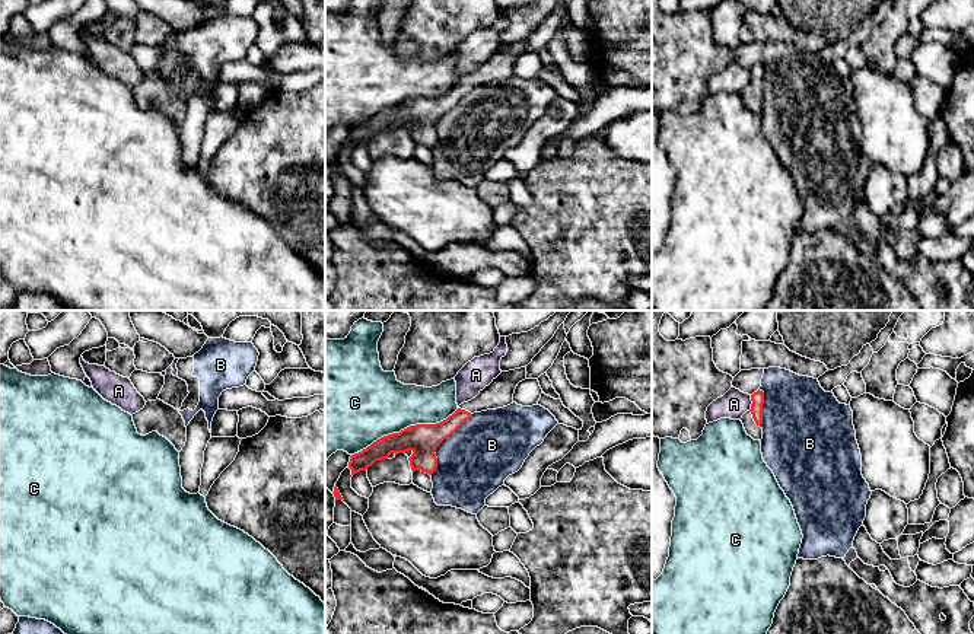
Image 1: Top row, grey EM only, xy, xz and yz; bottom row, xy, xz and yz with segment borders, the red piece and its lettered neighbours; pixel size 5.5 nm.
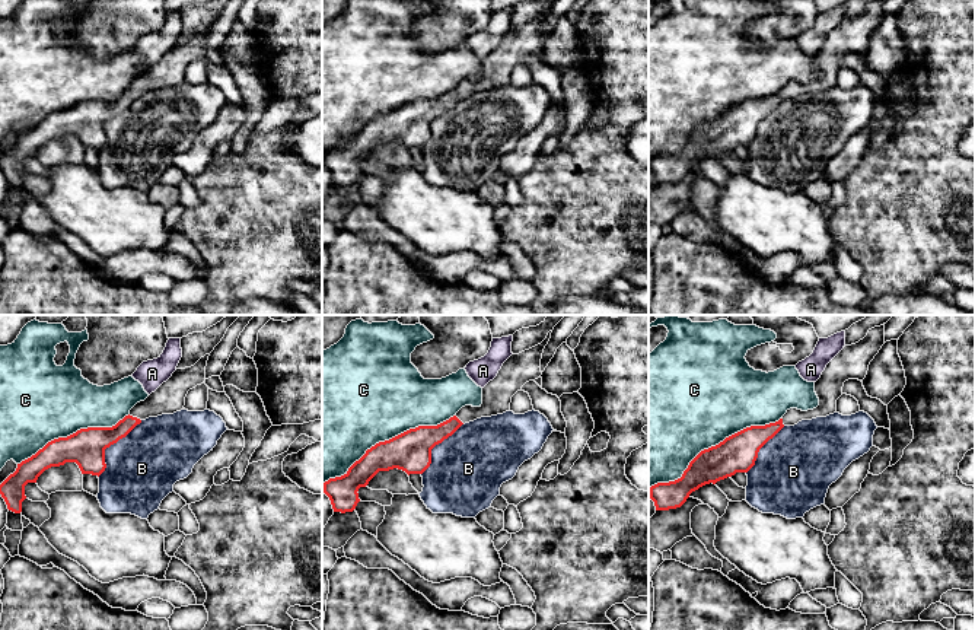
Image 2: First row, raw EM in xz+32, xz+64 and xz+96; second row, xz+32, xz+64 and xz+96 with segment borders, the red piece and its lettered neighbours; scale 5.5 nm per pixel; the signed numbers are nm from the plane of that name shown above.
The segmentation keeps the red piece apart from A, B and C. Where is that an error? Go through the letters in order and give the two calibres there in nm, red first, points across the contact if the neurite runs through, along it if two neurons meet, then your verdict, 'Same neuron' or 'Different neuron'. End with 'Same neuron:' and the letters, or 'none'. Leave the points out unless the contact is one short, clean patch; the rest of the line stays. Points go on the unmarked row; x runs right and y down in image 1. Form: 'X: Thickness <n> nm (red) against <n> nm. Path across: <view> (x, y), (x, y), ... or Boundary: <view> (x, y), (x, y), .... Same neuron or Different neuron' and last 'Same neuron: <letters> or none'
A: Thickness 70 nm (red) against 160 nm. Boundary: yz (751, 69), (751, 80), (748, 83). Different neuron
B: Thickness 170 nm (red) against 380 nm. Different neuron
C: Thickness 170 nm (red) against 380 nm. Different neuron
Same neuron: none

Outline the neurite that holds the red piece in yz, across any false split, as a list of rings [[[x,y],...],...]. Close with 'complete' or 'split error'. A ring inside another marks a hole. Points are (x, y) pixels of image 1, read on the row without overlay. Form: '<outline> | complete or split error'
[[[757,64],[751,69],[751,83],[747,85],[741,95],[744,98],[744,102],[747,105],[748,109],[751,109],[754,114],[760,114],[763,112],[763,79],[764,79],[764,66],[763,64]]] | split error

